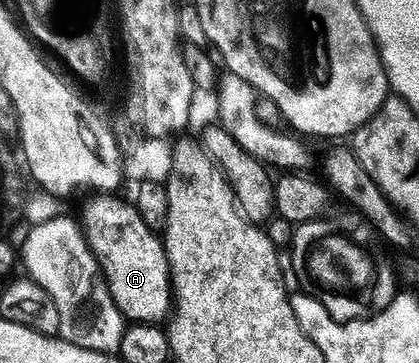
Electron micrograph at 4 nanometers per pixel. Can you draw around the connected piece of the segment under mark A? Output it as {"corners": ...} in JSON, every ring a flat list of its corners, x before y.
{"corners":[[100,191,92,195,84,205,84,210,78,213,81,229,88,241,88,247,96,256,100,272,108,285,110,295,118,307,118,311,132,323,160,323,169,316,173,304,172,286,168,275,168,253,164,250,163,240,157,230,146,227,142,215,138,215,135,204,131,200,123,201,120,197,112,197,111,192]]}

